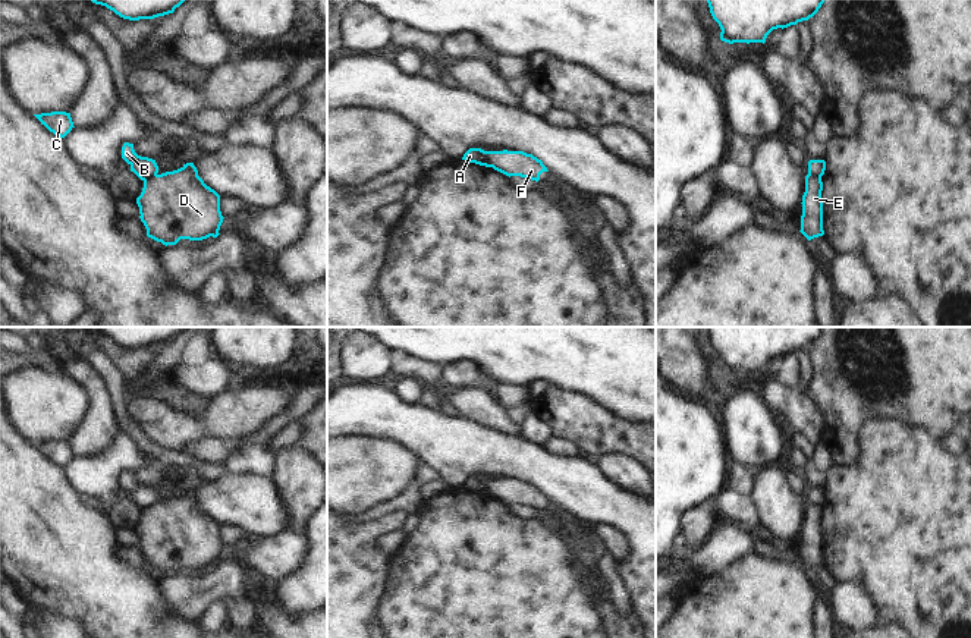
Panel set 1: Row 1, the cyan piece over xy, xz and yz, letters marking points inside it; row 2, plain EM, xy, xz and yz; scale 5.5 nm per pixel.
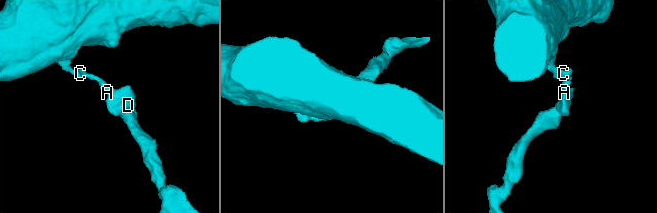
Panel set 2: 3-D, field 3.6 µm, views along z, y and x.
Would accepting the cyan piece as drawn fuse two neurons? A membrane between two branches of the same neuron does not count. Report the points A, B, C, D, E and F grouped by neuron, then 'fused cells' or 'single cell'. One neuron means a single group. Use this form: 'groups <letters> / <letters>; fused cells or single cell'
groups A B C / D E F; fused cells

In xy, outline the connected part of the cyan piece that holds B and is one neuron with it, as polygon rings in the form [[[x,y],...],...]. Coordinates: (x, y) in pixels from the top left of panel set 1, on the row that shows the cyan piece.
[[[123,144],[122,158],[131,166],[131,172],[133,172],[141,180],[147,180],[158,173],[155,160],[138,155],[133,150],[133,144]]]

